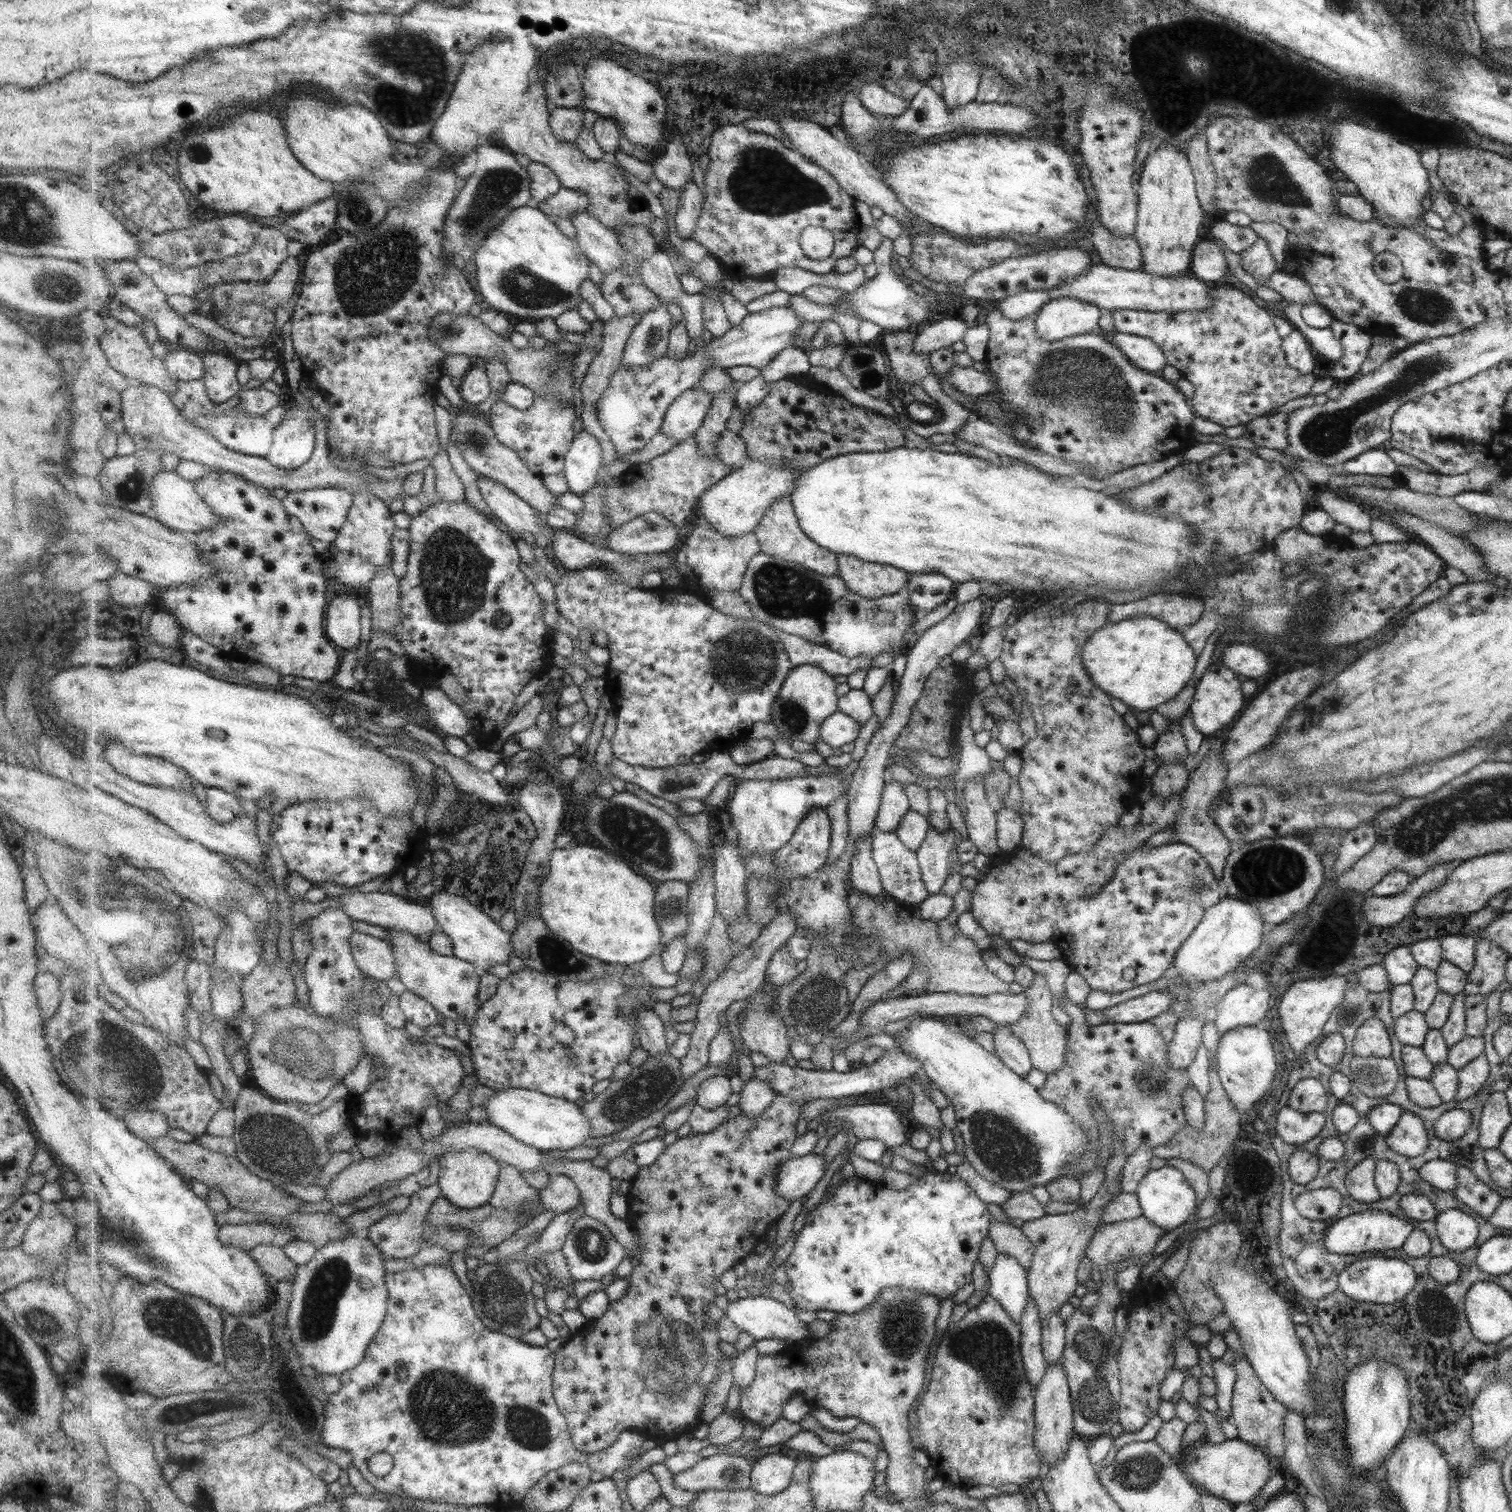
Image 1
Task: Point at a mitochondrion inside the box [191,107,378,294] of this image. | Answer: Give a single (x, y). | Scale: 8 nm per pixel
(355, 205)

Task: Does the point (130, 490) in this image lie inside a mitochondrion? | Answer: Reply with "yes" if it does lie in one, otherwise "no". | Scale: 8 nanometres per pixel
yes

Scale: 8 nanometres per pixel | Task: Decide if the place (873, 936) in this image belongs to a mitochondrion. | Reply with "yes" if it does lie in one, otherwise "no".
yes

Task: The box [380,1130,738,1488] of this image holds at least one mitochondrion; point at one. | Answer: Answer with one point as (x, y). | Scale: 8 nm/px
(447, 1409)

